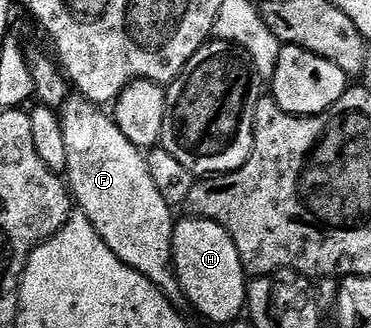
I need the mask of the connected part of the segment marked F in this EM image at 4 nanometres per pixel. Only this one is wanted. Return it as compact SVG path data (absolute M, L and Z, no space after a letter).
M82 95L68 96L67 102L61 107L61 116L63 119L63 130L65 131L65 147L69 151L69 159L67 160L67 171L65 174L66 184L69 186L69 192L77 202L78 208L86 214L87 218L93 222L95 229L105 239L107 246L126 262L127 265L133 265L140 271L152 271L151 269L167 269L172 268L171 260L171 244L173 243L173 231L175 230L176 218L171 217L173 206L164 199L161 191L157 189L157 183L153 181L153 175L149 175L149 167L147 166L146 156L141 152L138 145L134 145L129 139L125 139L125 135L116 127L114 120L110 116L107 117L100 106L90 102Z

